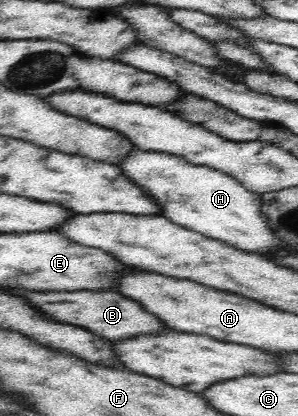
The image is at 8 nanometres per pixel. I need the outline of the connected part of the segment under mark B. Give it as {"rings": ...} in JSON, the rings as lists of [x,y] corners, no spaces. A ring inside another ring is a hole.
{"rings":[[[21,292],[21,296],[29,298],[33,304],[37,304],[47,316],[53,316],[57,320],[65,320],[69,324],[81,324],[83,328],[89,328],[95,334],[101,334],[113,342],[125,342],[137,336],[161,336],[173,332],[167,324],[163,324],[155,314],[147,312],[139,302],[115,294],[115,292],[51,292],[51,294],[35,294],[35,292]]]}

